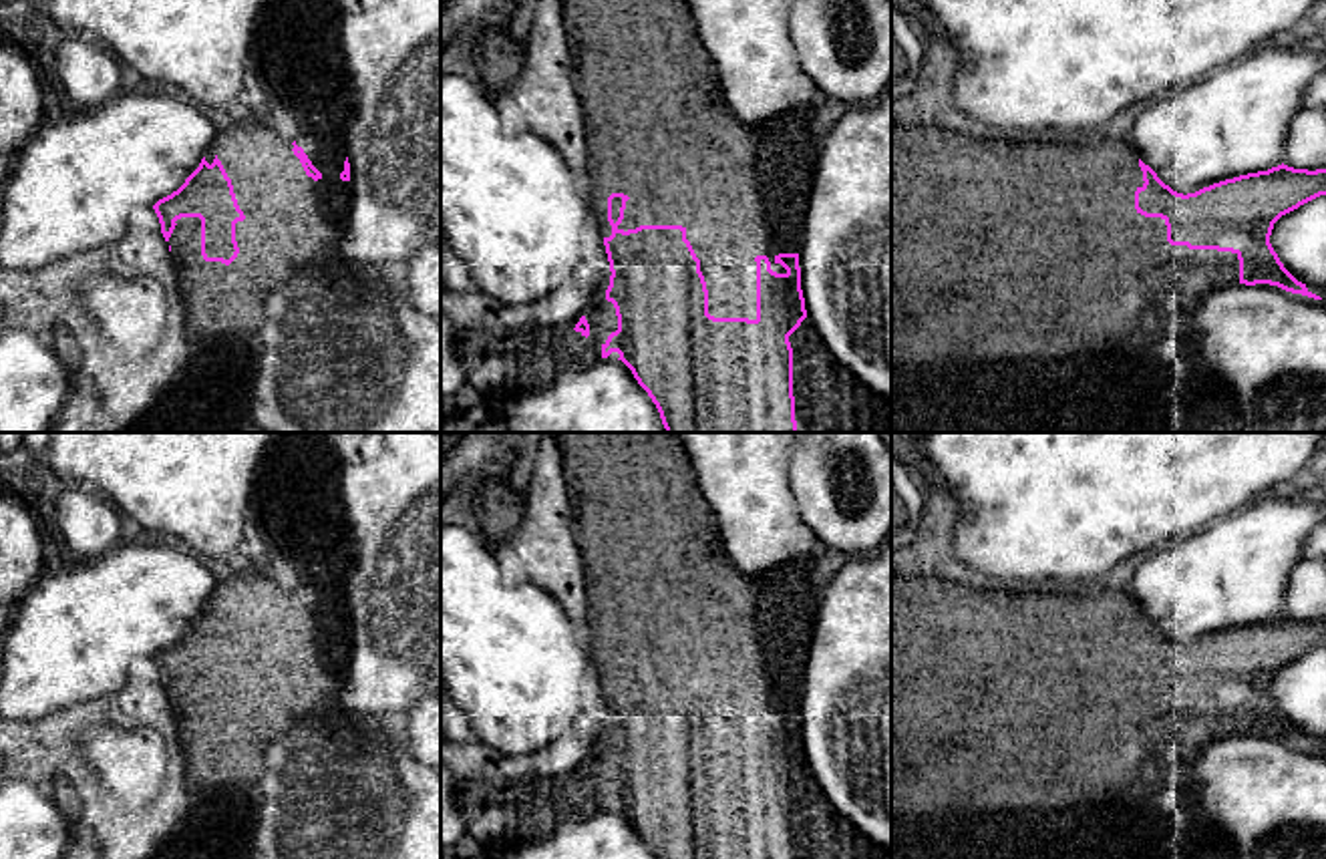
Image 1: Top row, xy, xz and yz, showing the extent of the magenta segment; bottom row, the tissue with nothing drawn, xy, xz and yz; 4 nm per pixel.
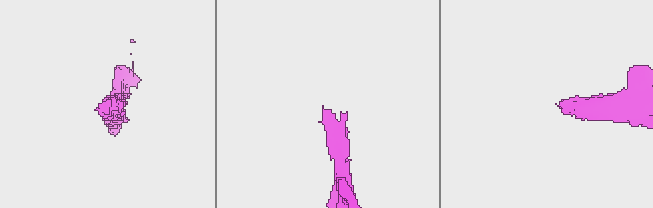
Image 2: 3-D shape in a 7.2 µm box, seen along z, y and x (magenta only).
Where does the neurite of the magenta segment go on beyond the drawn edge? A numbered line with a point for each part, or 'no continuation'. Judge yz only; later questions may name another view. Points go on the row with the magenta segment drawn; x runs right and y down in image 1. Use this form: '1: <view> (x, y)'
1: yz (1027, 292)

